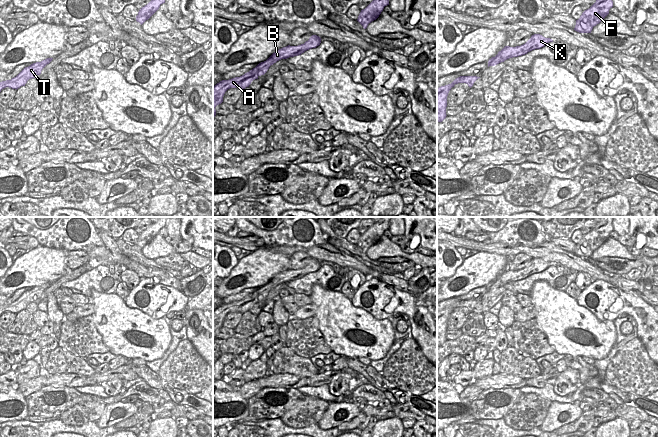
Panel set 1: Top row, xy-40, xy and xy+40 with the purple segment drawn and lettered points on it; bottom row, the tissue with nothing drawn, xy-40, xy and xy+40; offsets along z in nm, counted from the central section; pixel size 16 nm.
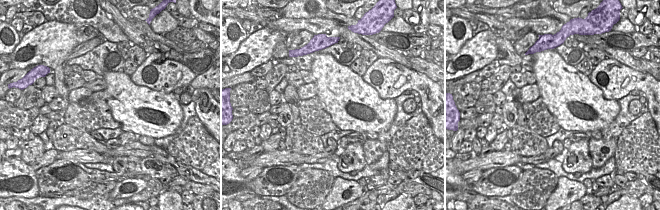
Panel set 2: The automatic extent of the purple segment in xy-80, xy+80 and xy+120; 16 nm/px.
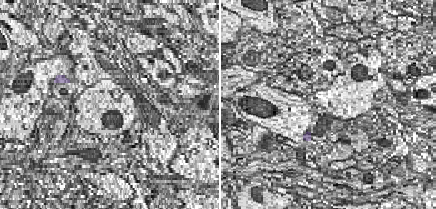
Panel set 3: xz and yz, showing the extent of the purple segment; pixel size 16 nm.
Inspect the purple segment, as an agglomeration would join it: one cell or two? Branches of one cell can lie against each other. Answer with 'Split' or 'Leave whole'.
Leave whole.

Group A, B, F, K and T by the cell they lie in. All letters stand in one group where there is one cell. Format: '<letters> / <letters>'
A B F K T

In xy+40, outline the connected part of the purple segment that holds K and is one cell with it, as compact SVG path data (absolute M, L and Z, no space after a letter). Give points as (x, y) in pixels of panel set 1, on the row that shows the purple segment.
M534 34L525 44L521 46L505 46L495 57L489 59L488 67L495 66L509 58L525 55L532 50L540 49L546 46L549 42L553 42L553 40L550 38L545 38L540 34Z

